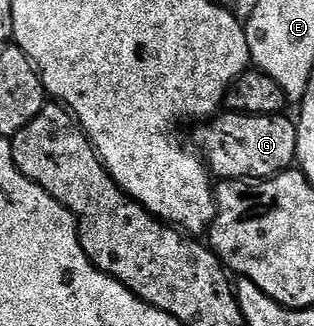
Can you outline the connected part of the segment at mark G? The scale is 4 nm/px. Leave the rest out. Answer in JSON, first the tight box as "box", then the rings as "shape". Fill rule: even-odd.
{"box":[201,111,298,179],"shape":[[[222,111],[202,133],[201,156],[218,179],[261,179],[284,173],[298,156],[298,126],[286,115],[256,117],[249,113]]]}

